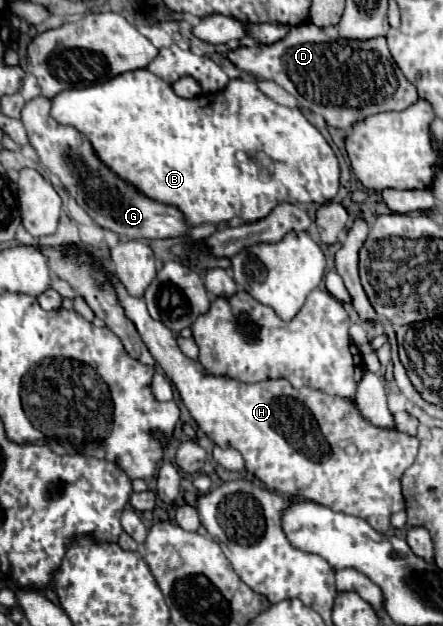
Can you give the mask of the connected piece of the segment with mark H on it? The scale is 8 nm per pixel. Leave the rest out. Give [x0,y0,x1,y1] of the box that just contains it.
[113,279,417,531]

